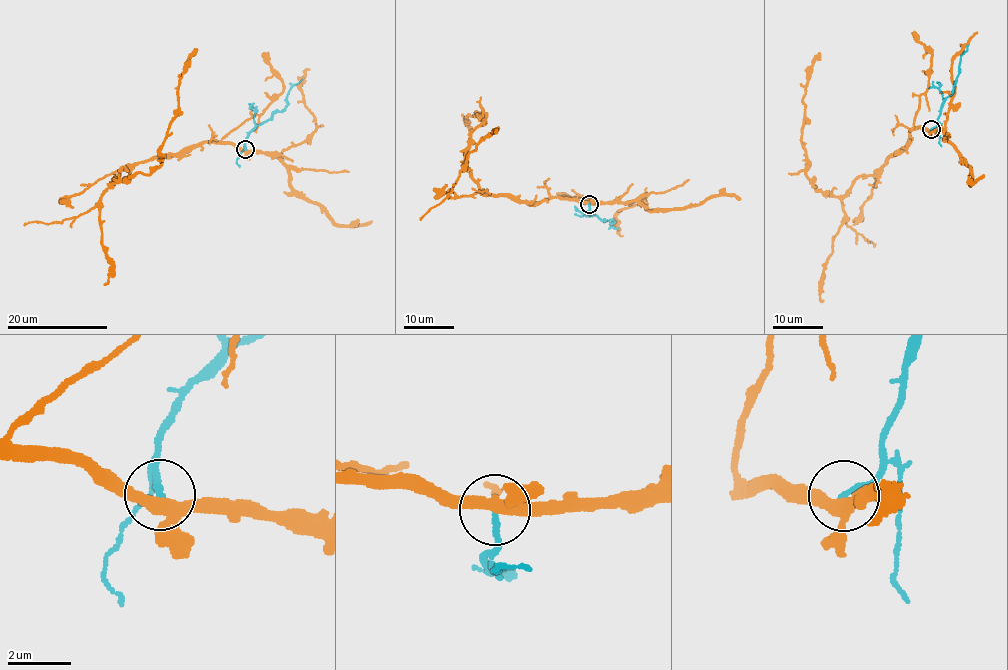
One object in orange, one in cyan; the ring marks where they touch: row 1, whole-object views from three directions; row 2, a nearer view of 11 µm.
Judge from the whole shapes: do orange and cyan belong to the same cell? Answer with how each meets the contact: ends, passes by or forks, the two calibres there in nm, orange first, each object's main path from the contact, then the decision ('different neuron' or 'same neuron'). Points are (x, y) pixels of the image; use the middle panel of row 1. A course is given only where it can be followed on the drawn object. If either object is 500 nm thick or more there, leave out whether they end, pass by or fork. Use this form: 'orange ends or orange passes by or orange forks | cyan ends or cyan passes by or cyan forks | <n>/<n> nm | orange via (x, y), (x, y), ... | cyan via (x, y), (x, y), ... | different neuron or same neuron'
orange forks | cyan ends | 320/200 nm | orange via (590, 204), (484, 193), (469, 169), (465, 149), (485, 113), (466, 116), (472, 130) | cyan via (589, 204), (586, 212), (605, 222), (613, 220), (609, 223), (618, 229) | different neuron

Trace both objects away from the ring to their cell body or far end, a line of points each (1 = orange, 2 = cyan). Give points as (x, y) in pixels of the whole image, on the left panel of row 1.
1: (245, 150), (204, 142), (123, 167), (113, 183), (151, 173), (161, 162), (177, 86), (197, 49)
2: (245, 149), (245, 137), (286, 105), (289, 90), (302, 79)

